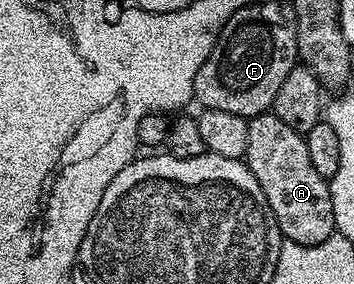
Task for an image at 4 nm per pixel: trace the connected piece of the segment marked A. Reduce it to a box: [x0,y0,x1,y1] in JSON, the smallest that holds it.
[244,113,335,245]

